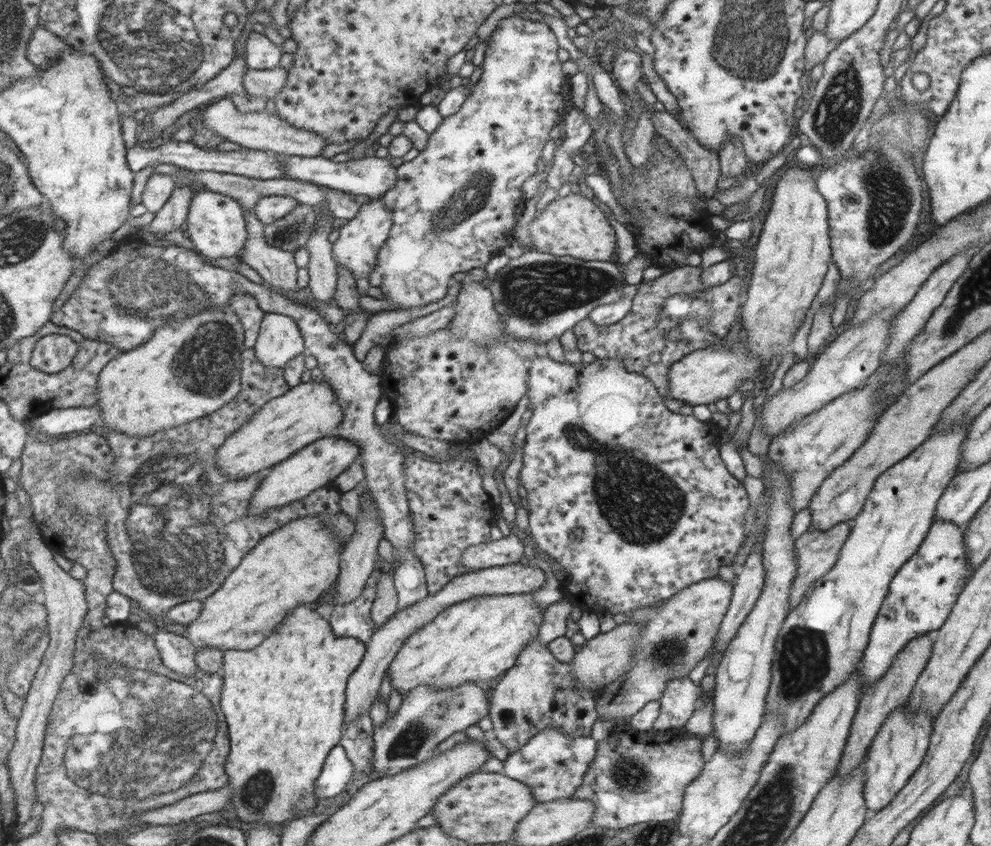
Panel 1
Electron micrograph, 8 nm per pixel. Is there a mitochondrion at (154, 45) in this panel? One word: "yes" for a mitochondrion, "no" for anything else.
yes

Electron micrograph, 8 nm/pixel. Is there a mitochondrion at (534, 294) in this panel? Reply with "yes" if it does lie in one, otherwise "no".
yes

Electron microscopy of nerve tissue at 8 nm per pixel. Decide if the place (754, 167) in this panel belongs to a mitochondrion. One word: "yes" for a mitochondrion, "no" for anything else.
no

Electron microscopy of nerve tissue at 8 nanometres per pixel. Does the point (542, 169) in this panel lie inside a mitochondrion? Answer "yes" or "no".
no

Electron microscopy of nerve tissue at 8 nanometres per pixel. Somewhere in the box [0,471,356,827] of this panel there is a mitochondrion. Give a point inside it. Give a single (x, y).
(161, 742)

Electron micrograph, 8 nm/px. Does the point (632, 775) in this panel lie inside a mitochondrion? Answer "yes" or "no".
yes

